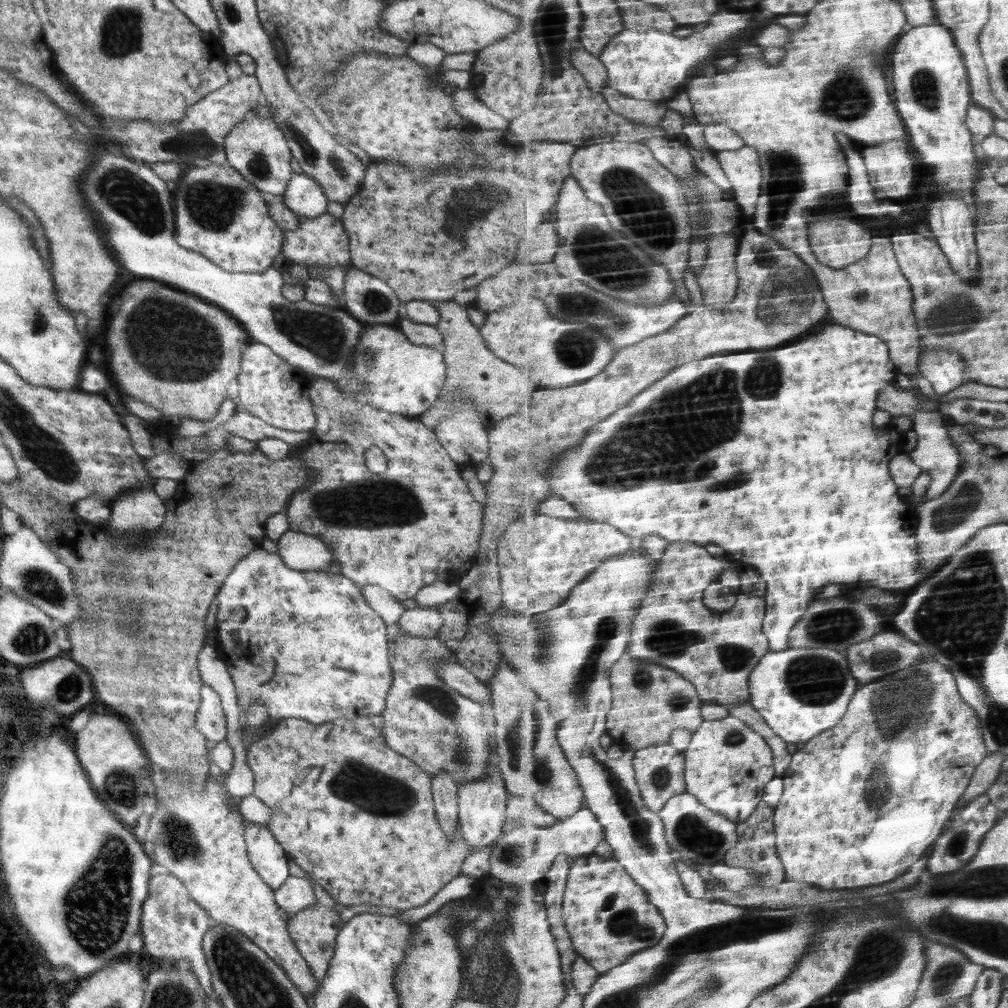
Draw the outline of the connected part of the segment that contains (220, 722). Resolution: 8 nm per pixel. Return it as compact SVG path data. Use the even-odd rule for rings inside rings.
M202 686L200 694L201 703L195 718L196 730L214 746L226 738L225 712L218 692L208 686Z

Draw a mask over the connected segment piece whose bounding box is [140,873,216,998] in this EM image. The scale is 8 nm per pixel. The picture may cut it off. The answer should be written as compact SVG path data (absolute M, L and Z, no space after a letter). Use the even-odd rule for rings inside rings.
M165 873L150 877L148 897L143 904L143 916L140 923L140 934L144 943L144 950L152 958L158 958L161 962L170 962L184 969L192 969L204 992L208 996L214 996L212 987L212 973L204 956L202 941L209 928L207 912L192 900L186 889L176 876Z

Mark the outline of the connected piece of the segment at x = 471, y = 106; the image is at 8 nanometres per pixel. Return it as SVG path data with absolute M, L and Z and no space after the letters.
M453 89L454 109L464 117L470 119L475 127L484 126L486 130L504 130L510 122L500 118L496 112L488 112L486 104L480 104L480 100L474 96L472 90Z

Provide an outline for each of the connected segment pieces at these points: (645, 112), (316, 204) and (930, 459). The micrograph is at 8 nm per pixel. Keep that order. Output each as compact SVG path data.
M610 86L603 94L614 111L638 123L660 127L669 111L666 102L640 100Z
M293 173L285 192L283 203L300 218L316 218L327 212L328 200L308 174Z
M918 411L918 415L914 418L914 430L918 431L919 444L914 452L910 452L912 459L914 459L925 472L930 472L934 476L934 481L931 488L928 490L928 496L924 500L911 499L910 502L913 507L919 509L919 504L940 498L960 476L960 470L964 468L964 455L960 447L950 439L948 430L946 430L946 423L944 420L944 412L940 411Z

